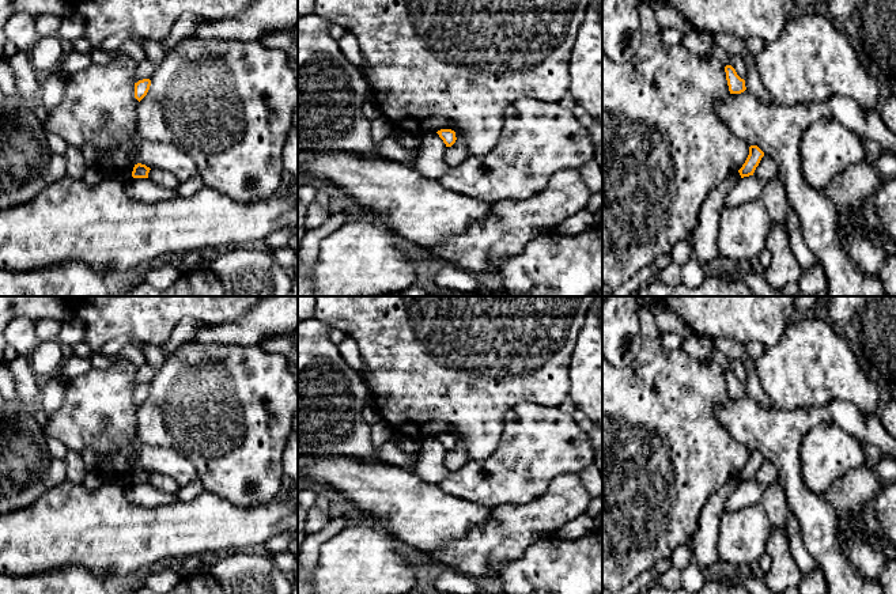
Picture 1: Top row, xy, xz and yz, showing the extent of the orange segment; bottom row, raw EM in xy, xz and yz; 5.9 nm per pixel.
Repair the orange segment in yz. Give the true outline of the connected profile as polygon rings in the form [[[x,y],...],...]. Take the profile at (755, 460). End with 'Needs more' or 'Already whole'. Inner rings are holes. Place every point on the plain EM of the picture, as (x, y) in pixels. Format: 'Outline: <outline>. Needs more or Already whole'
Outline: [[[751,450],[749,459],[742,472],[738,474],[741,483],[753,480],[763,461],[764,457],[757,450]]]. Already whole

